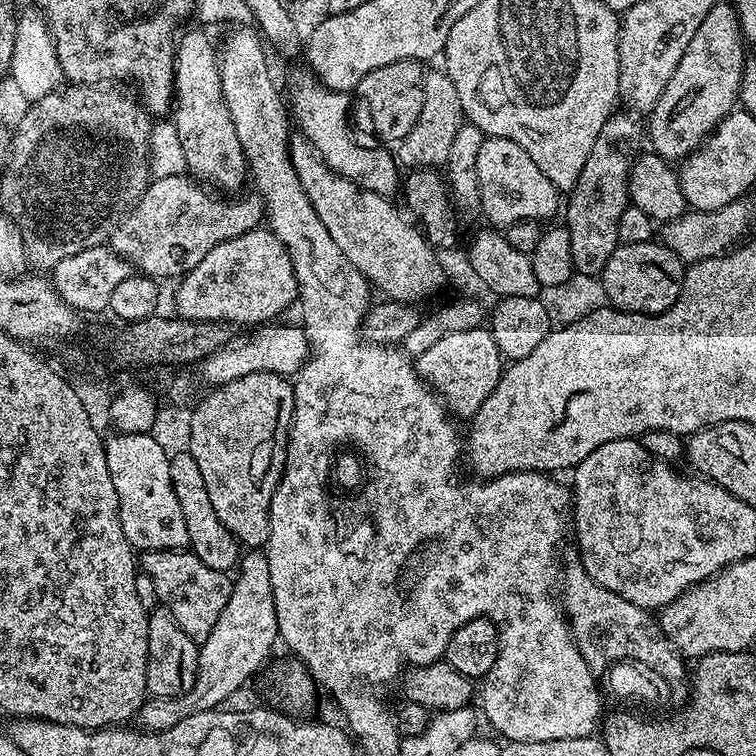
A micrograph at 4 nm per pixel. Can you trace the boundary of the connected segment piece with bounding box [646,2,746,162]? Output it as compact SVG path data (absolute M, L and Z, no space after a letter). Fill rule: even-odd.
M717 2L702 18L702 26L694 30L694 38L686 46L682 59L678 66L674 66L674 74L670 74L670 82L666 82L666 90L658 98L658 102L652 108L646 120L646 136L652 139L651 151L663 160L680 162L696 151L705 140L711 136L716 125L722 122L737 107L740 99L740 83L744 73L744 61L746 59L746 41L740 32L740 19L735 7L731 3Z

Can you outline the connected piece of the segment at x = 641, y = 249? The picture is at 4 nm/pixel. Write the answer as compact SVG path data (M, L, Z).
M651 239L646 242L621 244L619 248L614 250L614 254L610 254L610 262L606 262L598 279L605 288L605 298L611 307L621 308L623 312L641 312L657 316L670 306L674 306L674 302L682 290L685 267L684 261L678 258L678 254L674 254L674 250L670 250L663 242Z

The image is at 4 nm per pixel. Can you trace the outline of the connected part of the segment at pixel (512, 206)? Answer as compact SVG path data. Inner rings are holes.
M489 136L482 142L482 150L478 150L478 190L480 191L480 212L489 220L496 230L506 230L511 224L523 220L548 222L562 204L561 193L538 170L534 158L518 146L510 138Z

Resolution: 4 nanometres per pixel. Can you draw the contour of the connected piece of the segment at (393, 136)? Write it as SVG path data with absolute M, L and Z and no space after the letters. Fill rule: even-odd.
M403 60L390 62L390 66L378 66L362 78L360 85L354 90L362 99L354 104L354 116L362 123L372 123L372 128L384 140L399 142L410 134L414 122L418 122L418 114L422 114L422 86L426 68L419 60Z

